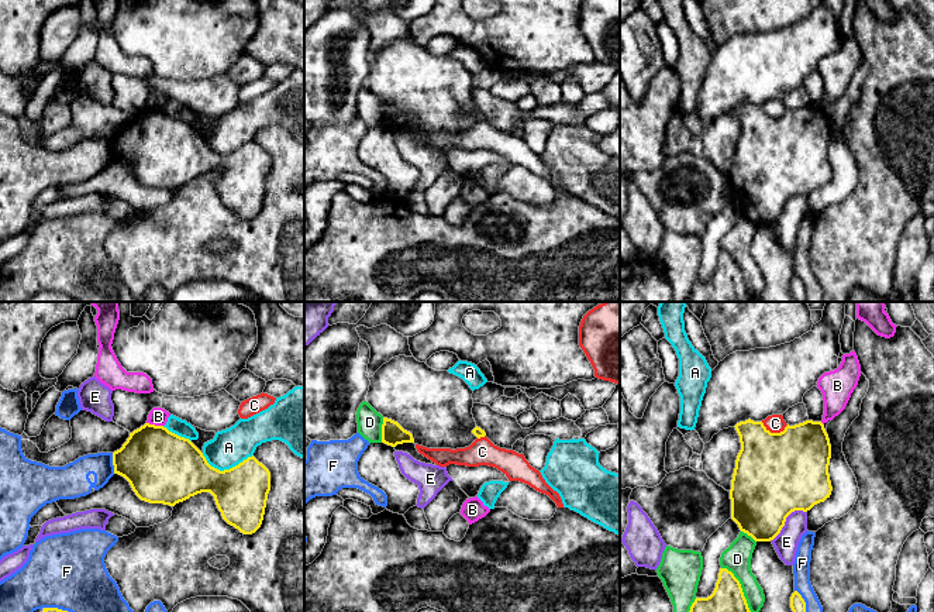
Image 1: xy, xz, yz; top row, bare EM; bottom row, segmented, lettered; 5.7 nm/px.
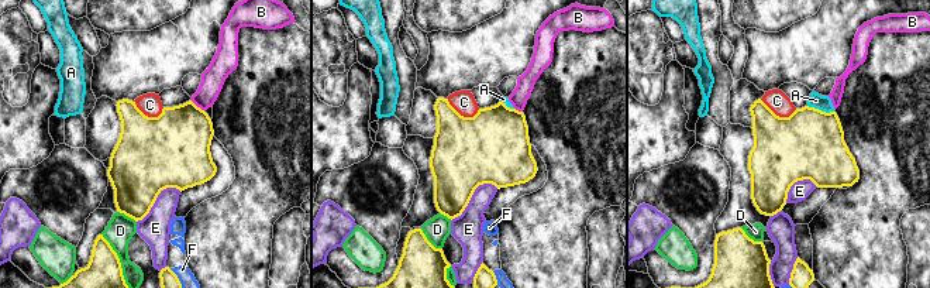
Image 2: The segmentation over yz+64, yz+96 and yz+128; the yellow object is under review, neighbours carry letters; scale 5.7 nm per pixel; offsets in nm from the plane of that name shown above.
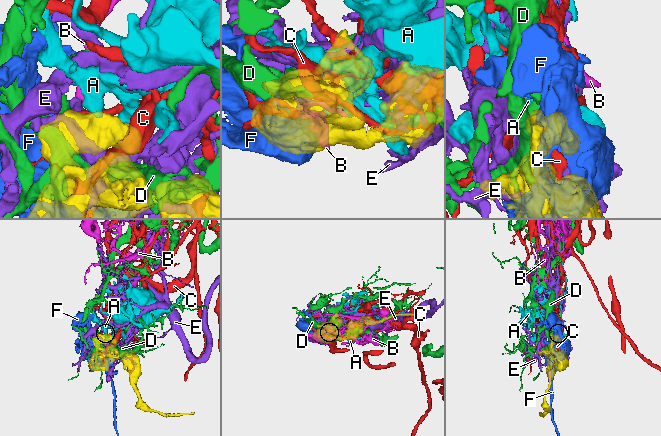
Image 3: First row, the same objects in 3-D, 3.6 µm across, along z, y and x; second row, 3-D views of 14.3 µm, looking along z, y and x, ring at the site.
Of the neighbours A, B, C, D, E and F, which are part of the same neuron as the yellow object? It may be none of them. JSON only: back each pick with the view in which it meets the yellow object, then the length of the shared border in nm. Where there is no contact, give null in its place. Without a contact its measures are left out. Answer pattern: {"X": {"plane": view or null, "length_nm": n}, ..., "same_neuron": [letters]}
{"same_neuron": []}

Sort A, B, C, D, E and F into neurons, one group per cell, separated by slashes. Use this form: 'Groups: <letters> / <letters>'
Groups: A F / B / C / D / E

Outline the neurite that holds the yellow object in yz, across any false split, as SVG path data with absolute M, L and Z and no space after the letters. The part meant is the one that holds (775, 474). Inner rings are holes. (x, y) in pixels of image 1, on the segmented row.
M751 419L735 426L741 450L731 479L731 519L755 541L773 540L795 510L810 510L830 498L833 486L828 474L831 444L821 422L806 420L771 433L762 422Z

